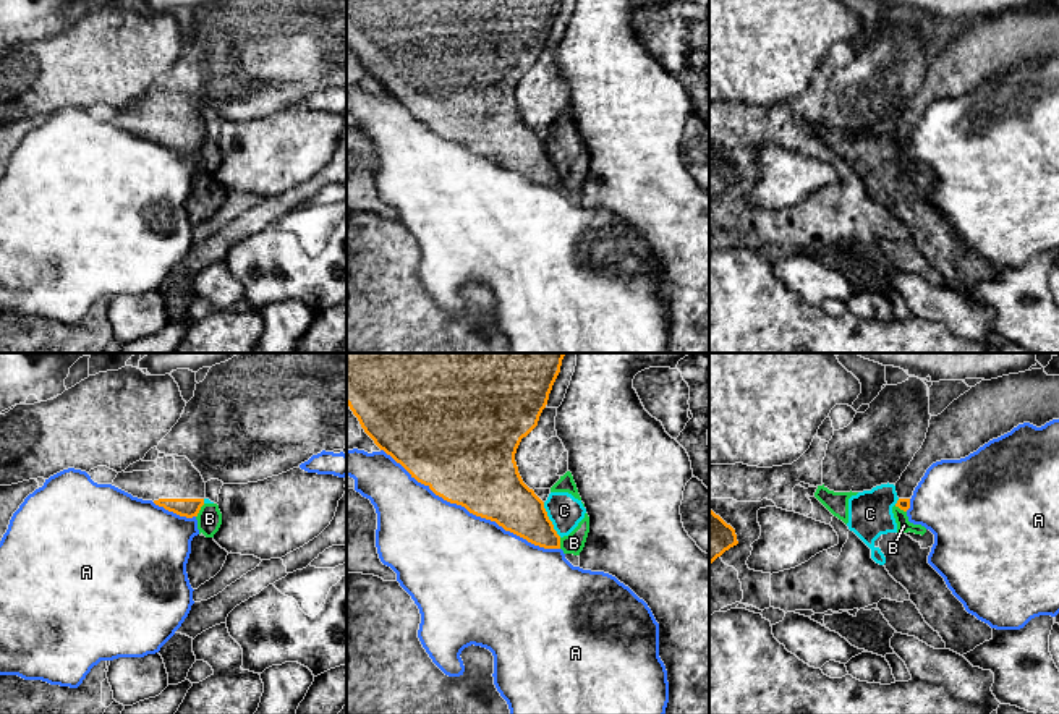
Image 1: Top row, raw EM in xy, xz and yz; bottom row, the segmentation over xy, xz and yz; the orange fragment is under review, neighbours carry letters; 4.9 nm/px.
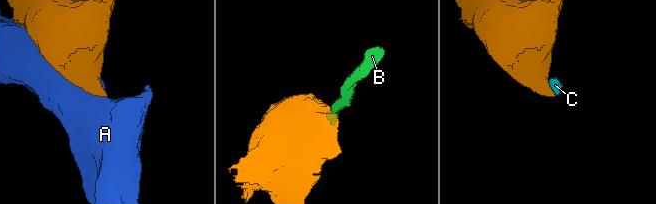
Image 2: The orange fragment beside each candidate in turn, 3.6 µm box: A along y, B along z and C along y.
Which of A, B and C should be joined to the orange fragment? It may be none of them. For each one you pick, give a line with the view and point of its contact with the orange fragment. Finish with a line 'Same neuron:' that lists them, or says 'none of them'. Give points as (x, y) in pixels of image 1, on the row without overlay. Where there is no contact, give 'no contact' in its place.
Same neuron: none of them

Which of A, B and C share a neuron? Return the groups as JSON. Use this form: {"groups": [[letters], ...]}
{"groups": [["A"], ["B", "C"]]}

